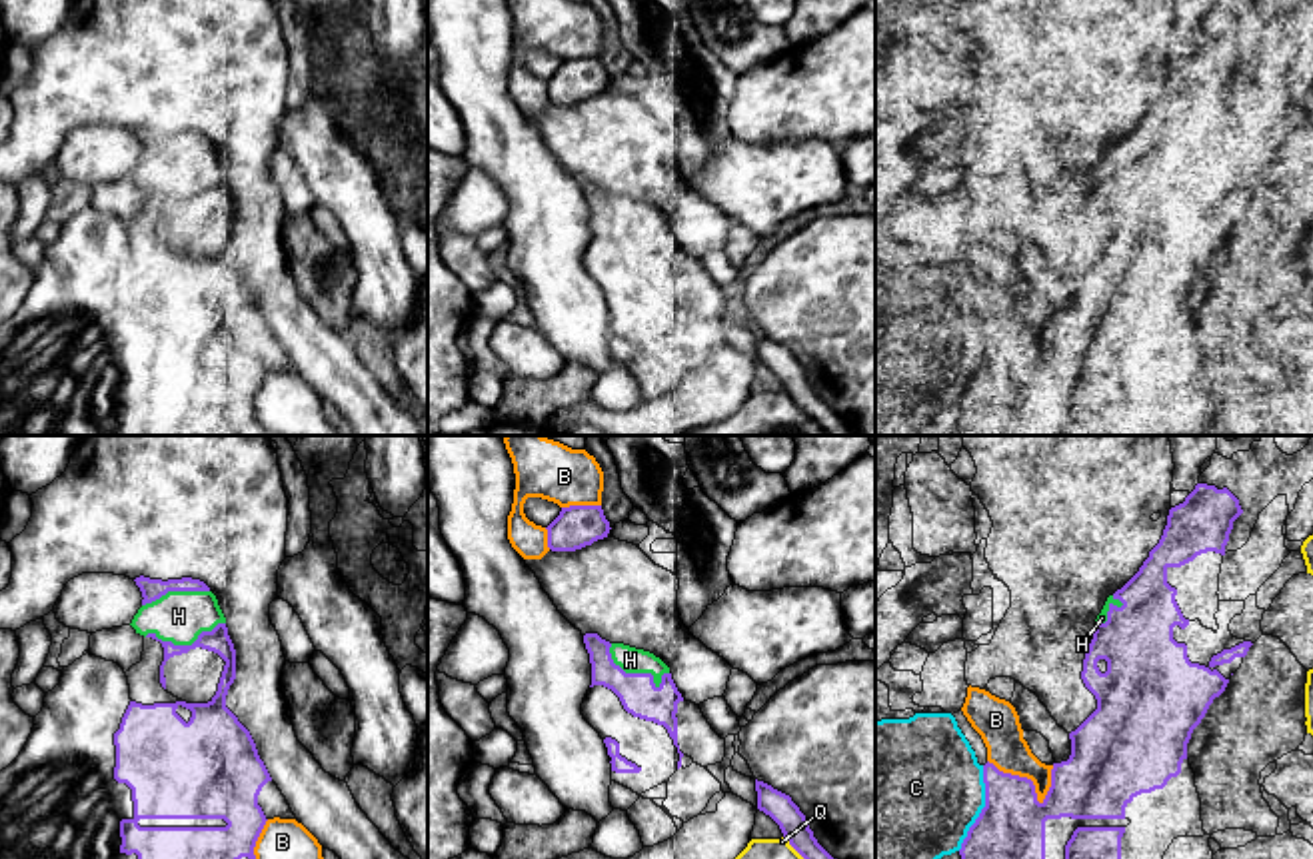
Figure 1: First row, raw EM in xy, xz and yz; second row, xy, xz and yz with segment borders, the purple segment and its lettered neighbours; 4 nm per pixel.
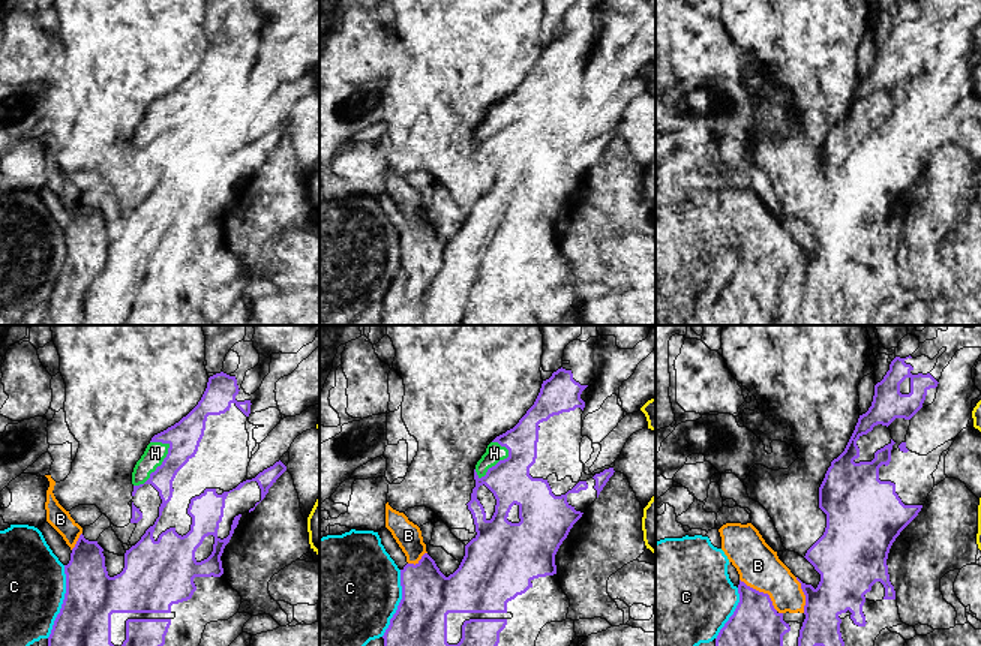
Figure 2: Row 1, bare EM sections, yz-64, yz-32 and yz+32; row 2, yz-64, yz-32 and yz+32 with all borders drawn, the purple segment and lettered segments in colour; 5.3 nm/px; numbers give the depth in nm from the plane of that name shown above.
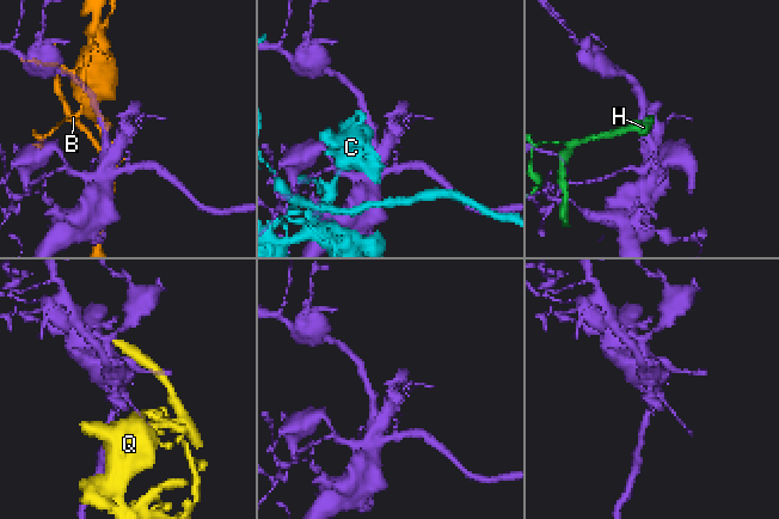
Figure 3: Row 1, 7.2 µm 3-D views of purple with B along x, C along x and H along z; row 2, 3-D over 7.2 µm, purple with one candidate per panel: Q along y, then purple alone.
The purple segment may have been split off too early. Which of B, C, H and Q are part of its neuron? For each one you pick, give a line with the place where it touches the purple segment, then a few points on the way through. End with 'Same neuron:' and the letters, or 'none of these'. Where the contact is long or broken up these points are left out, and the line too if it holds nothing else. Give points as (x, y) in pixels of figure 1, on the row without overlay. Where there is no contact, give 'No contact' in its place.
Same neuron: none of these

